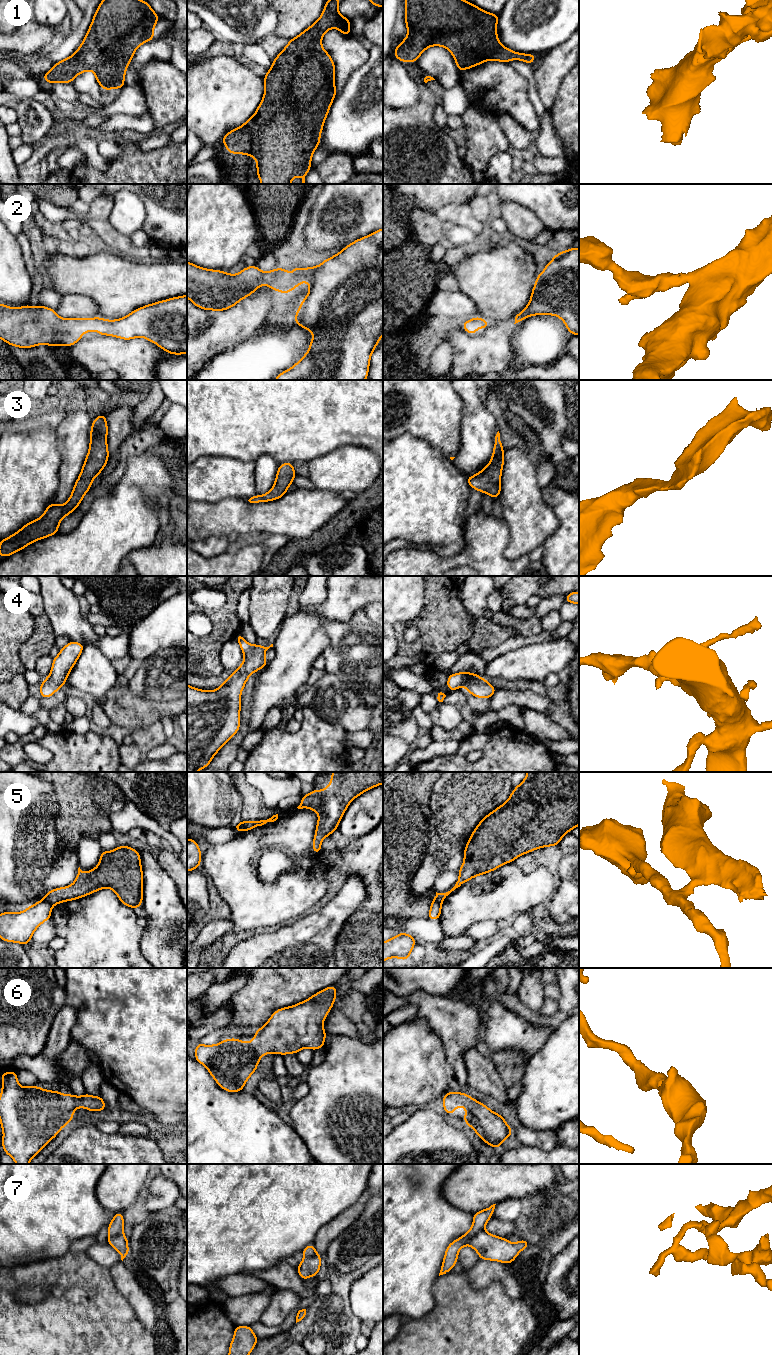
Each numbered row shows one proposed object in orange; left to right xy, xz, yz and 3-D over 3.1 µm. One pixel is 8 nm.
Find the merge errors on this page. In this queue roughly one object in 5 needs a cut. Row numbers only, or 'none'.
5, 7

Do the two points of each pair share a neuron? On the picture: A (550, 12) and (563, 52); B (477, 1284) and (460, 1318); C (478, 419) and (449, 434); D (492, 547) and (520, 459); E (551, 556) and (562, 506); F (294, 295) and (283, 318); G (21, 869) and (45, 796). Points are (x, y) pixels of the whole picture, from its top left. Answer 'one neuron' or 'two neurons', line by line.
A: two neurons
B: two neurons
C: two neurons
D: two neurons
E: one neuron
F: one neuron
G: one neuron

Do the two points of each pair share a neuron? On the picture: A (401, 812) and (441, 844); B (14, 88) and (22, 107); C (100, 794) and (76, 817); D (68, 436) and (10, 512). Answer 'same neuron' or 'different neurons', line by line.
A: different neurons
B: different neurons
C: different neurons
D: different neurons

